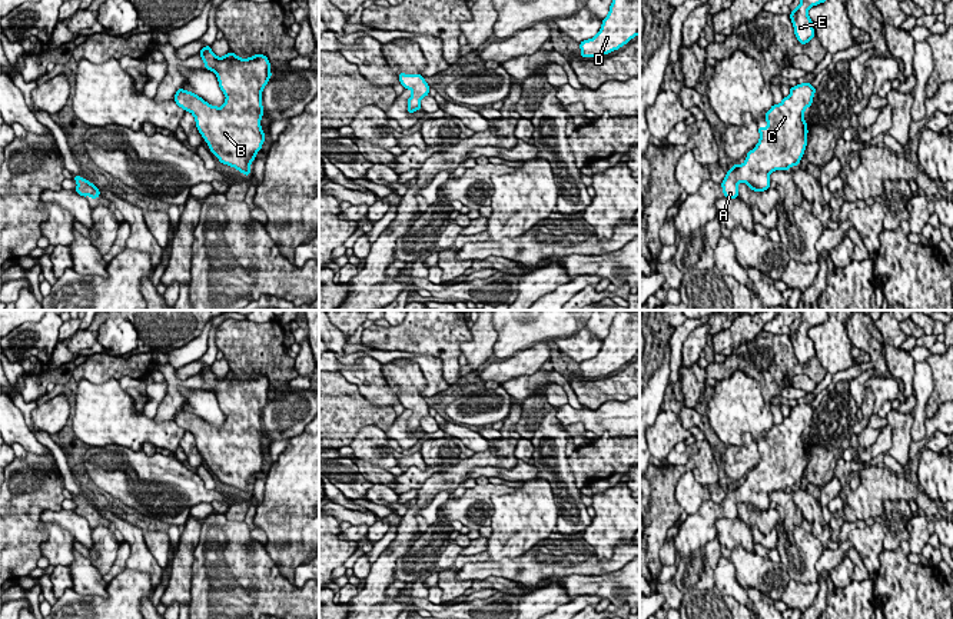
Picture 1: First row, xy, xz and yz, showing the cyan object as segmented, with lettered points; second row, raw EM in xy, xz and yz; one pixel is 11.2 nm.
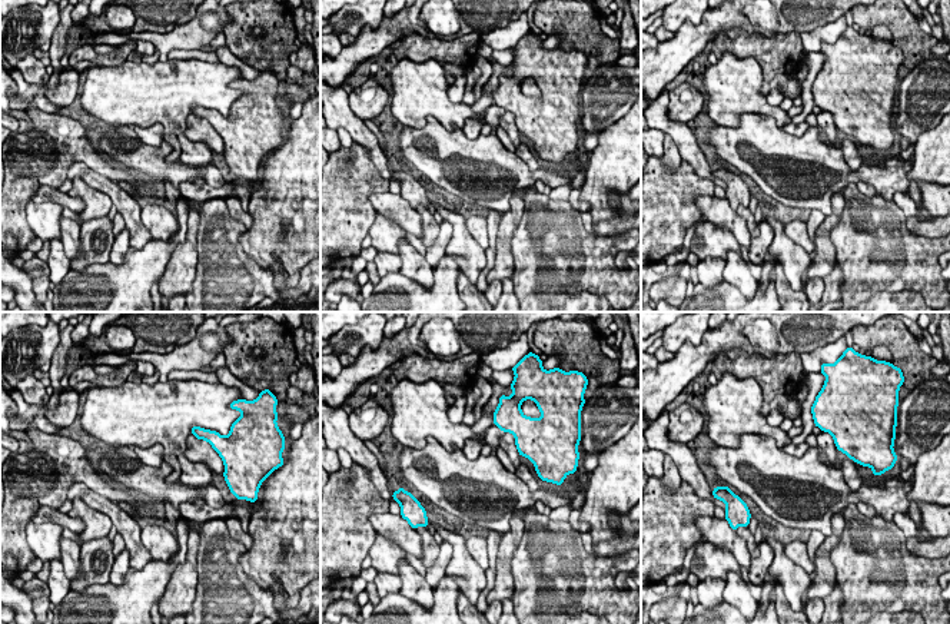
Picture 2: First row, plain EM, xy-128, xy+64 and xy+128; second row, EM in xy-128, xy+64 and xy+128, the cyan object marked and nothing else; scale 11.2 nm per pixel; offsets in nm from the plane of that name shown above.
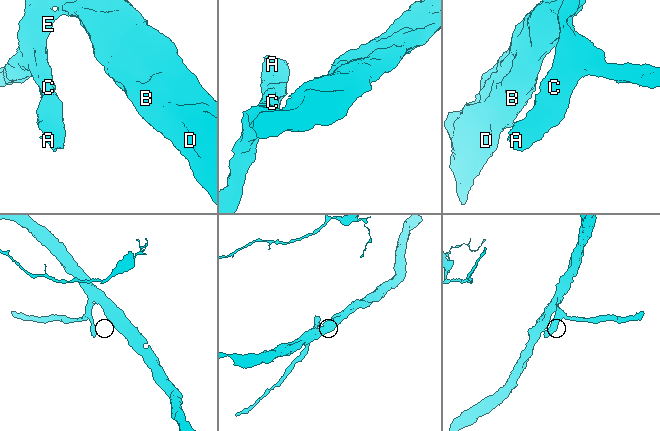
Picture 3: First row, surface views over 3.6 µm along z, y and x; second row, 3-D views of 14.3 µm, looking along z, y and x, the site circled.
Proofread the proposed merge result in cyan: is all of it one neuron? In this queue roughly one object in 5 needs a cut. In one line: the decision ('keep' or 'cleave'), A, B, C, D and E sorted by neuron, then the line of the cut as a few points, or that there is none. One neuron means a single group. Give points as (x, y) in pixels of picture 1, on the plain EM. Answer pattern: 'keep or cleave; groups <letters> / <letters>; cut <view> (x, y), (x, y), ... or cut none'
keep; groups A B C D E; cut none

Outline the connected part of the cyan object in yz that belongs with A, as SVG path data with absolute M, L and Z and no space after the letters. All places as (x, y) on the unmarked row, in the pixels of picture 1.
M810 403L790 407L790 416L773 425L766 433L767 447L758 447L760 460L746 476L743 485L734 485L720 505L725 519L738 518L738 503L754 512L770 509L770 493L798 486L807 466L804 430L813 425L817 410Z

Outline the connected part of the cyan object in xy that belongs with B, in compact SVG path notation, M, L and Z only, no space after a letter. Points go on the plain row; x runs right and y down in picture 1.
M205 366L199 376L205 389L218 397L226 416L223 426L212 426L182 407L173 419L179 427L193 435L199 453L219 482L249 496L250 483L265 462L260 446L262 410L272 396L270 383L263 375L240 379L229 372L218 377L210 366Z

